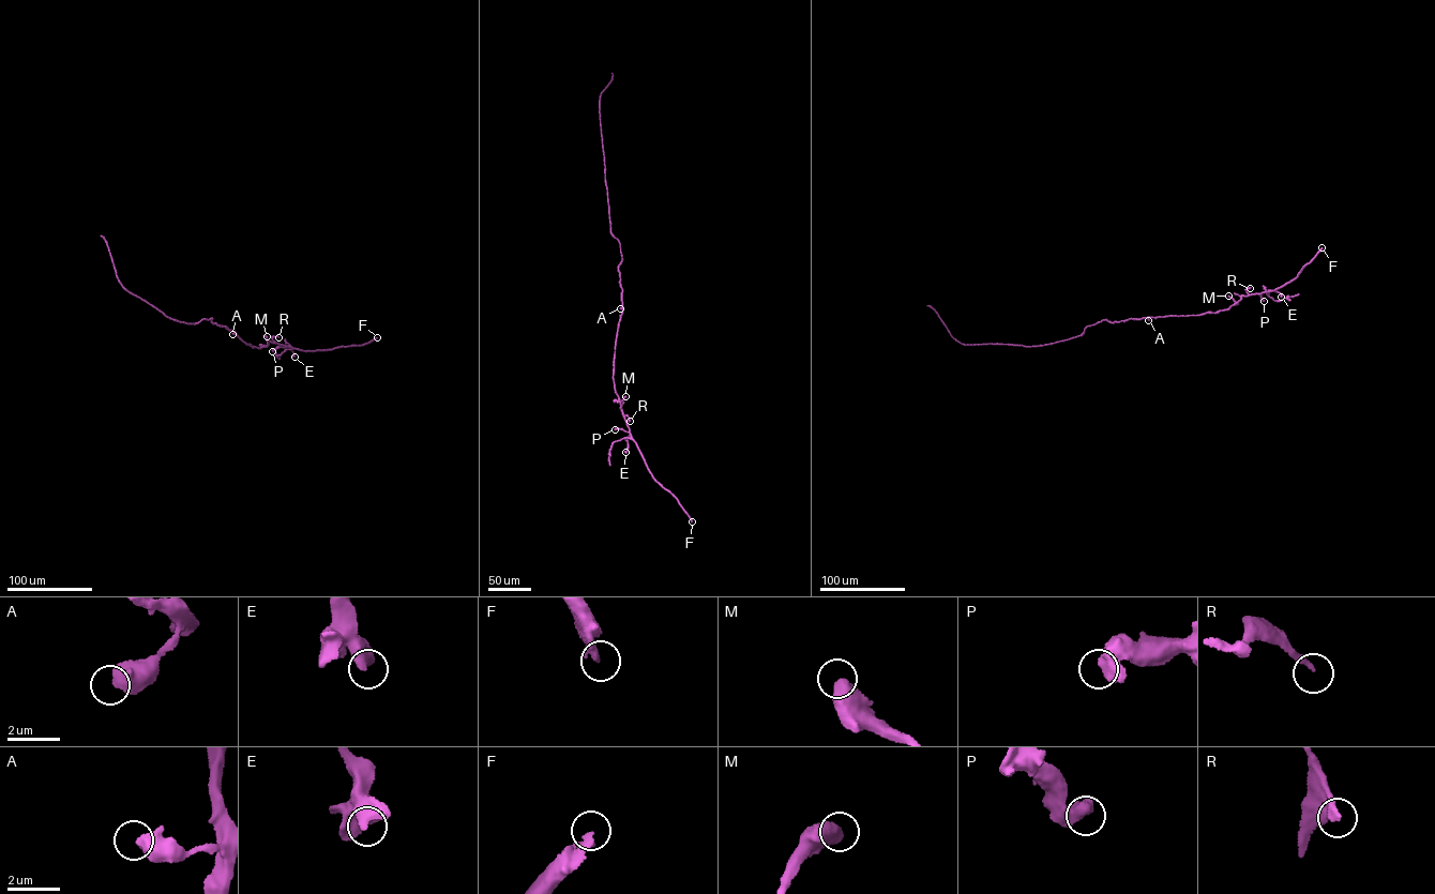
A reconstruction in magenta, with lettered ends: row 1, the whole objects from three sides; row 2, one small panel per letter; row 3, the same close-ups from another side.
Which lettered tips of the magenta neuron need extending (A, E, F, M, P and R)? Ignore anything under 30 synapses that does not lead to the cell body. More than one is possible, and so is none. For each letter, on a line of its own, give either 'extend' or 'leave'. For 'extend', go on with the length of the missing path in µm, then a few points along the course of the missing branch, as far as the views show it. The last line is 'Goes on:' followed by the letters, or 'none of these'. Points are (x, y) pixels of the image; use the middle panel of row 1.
A: leave
E: leave
F: leave
M: leave
P: leave
R: leave
Goes on: none of these

